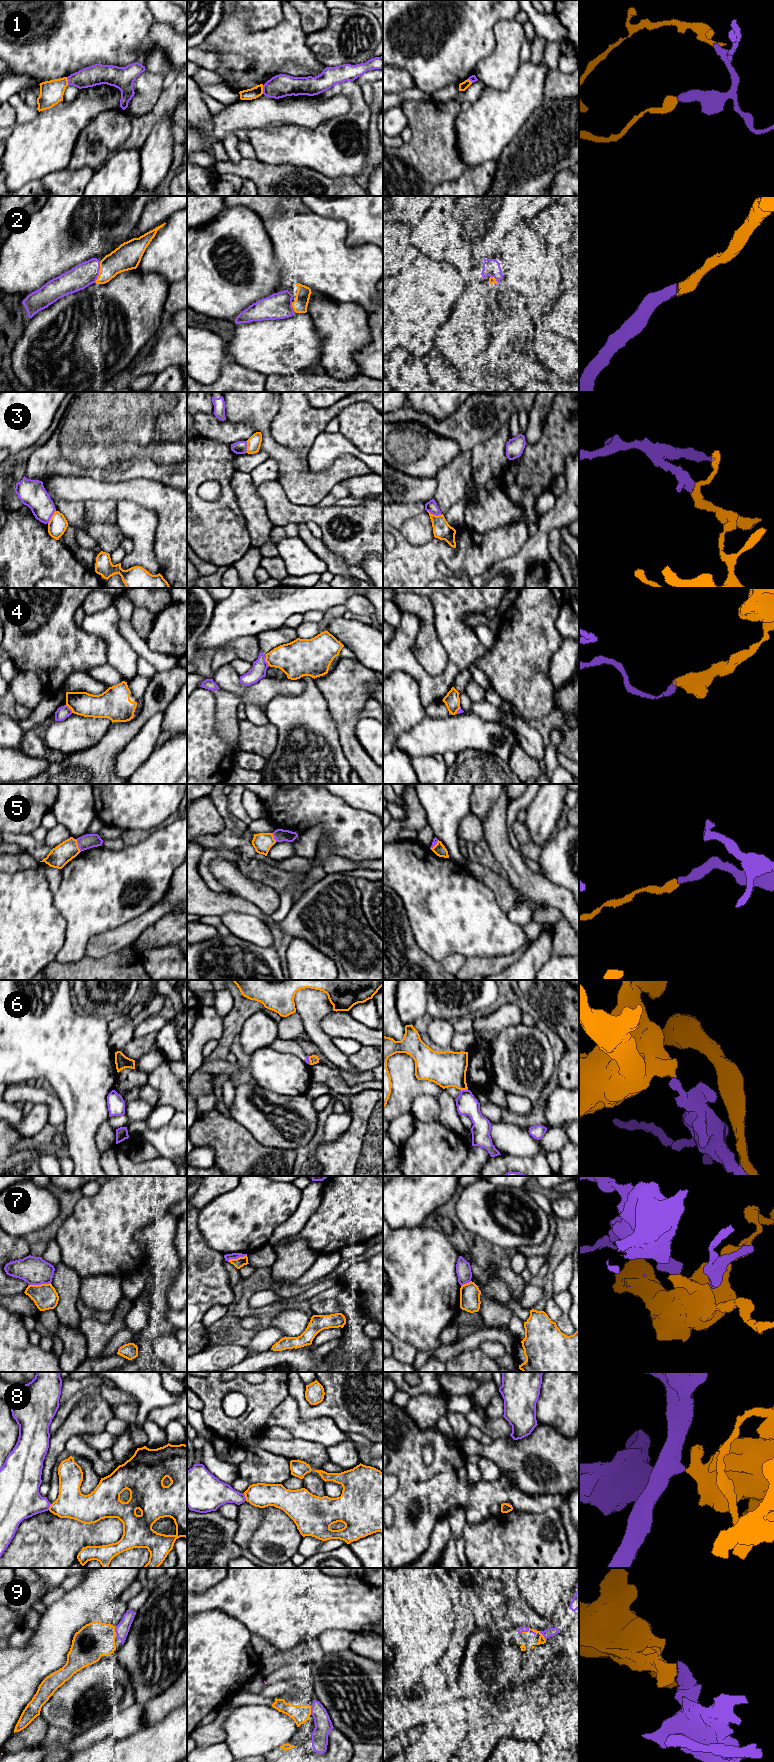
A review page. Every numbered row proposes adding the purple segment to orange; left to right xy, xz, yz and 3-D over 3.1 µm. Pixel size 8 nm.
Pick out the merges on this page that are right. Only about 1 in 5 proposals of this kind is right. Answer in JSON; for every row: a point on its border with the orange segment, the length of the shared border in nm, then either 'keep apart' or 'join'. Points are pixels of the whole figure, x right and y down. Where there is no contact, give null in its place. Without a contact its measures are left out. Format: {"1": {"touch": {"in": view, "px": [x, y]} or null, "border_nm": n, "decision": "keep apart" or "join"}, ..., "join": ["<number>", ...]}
{"1": {"touch": {"in": "xz", "px": [262, 89]}, "border_nm": 70, "decision": "keep apart"}, "2": {"touch": {"in": "xy", "px": [99, 272]}, "border_nm": 180, "decision": "join"}, "3": {"touch": {"in": "yz", "px": [435, 515]}, "border_nm": 130, "decision": "keep apart"}, "4": {"touch": {"in": "xz", "px": [265, 660]}, "border_nm": 100, "decision": "keep apart"}, "5": {"touch": {"in": "xy", "px": [77, 845]}, "border_nm": 110, "decision": "keep apart"}, "6": {"touch": {"in": "yz", "px": [464, 1089]}, "border_nm": 60, "decision": "keep apart"}, "7": {"touch": {"in": "xy", "px": [39, 1285]}, "border_nm": 180, "decision": "keep apart"}, "8": {"touch": {"in": "xz", "px": [245, 1497]}, "border_nm": 70, "decision": "keep apart"}, "9": {"touch": {"in": "yz", "px": [542, 1635]}, "border_nm": 90, "decision": "join"}, "join": ["2", "9"]}

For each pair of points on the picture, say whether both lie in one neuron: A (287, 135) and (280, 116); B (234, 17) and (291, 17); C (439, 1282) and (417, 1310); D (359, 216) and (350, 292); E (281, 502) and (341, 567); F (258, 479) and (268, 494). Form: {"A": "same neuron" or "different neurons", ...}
{"A": "different neurons", "B": "same neuron", "C": "same neuron", "D": "different neurons", "E": "different neurons", "F": "different neurons"}

